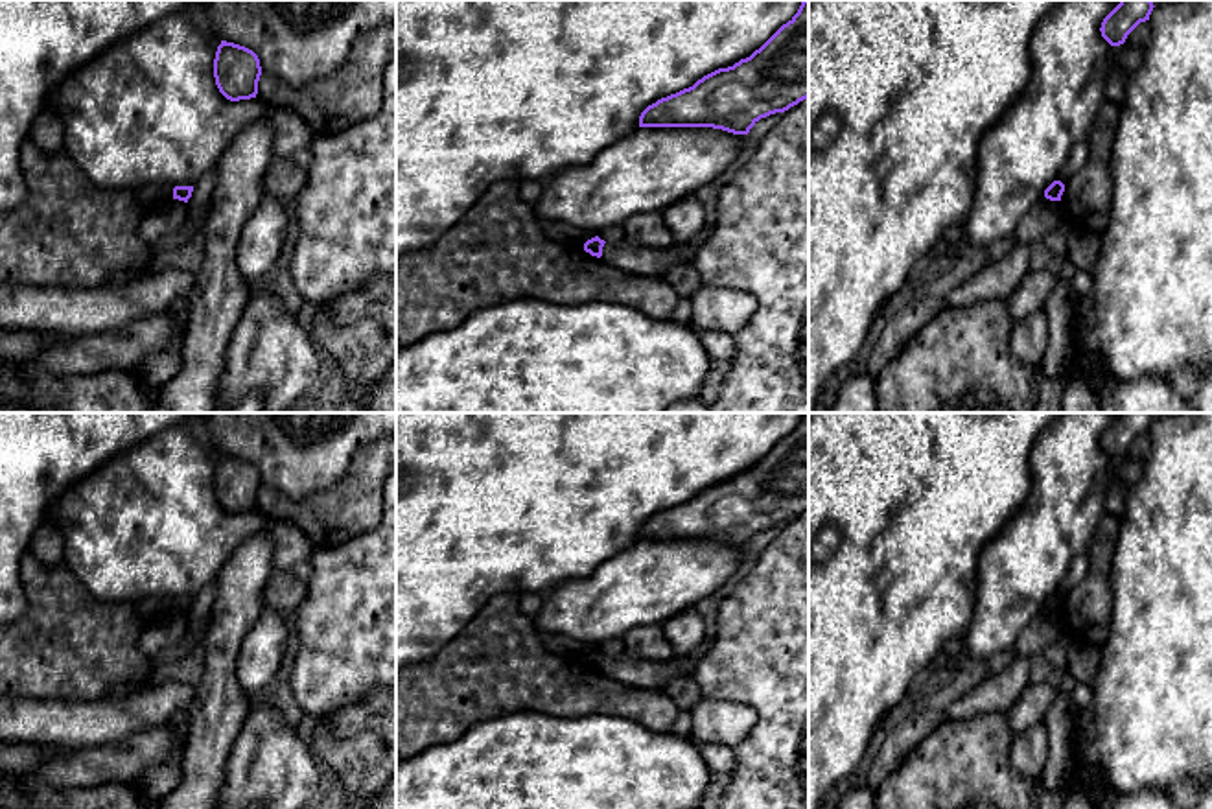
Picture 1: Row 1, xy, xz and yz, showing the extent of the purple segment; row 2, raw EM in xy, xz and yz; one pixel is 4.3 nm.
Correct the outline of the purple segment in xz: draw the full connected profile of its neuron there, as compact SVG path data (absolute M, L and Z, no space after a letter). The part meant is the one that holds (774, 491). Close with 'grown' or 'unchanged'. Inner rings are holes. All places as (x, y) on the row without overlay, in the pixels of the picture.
M809 413L759 463L733 479L718 481L693 499L658 512L639 529L639 540L713 540L748 547L761 533L809 510Z; unchanged

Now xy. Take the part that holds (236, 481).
M221 453L214 472L214 490L219 505L227 512L239 514L256 510L260 488L260 472L252 463Z; unchanged

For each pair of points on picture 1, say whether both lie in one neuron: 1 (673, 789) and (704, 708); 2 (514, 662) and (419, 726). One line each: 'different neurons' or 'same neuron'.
1: different neurons
2: same neuron

